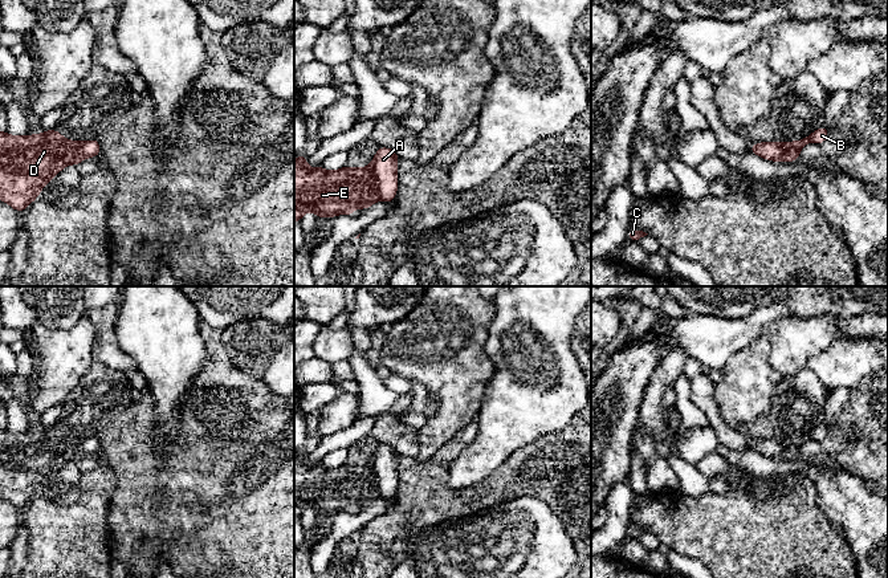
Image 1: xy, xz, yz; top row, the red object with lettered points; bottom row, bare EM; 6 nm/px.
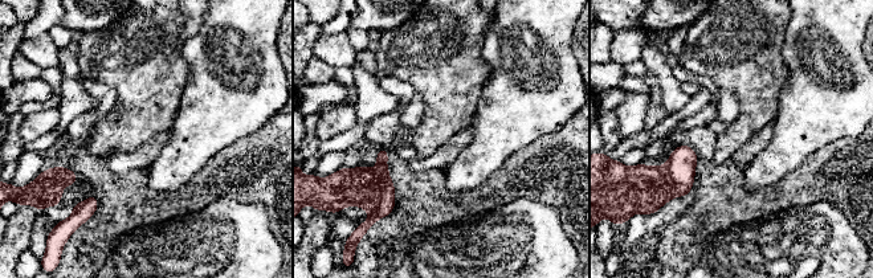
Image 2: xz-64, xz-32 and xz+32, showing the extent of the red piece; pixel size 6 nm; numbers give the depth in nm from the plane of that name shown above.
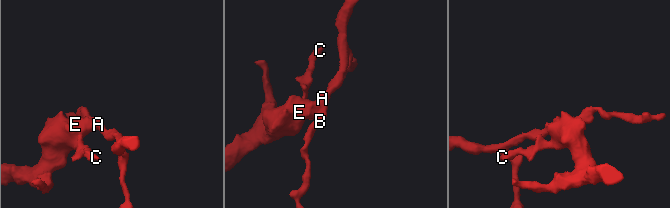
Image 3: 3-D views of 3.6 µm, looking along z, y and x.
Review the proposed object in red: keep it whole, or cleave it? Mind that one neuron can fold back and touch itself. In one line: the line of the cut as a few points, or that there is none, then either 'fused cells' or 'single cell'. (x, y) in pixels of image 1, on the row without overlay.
cut in xz along (369, 463), (382, 495); fused cells

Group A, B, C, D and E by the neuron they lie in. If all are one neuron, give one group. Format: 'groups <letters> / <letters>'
groups A B / C D E

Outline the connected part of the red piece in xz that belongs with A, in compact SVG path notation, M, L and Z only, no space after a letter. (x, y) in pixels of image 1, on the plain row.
M378 444L370 461L376 477L380 494L392 500L398 489L398 451L388 444Z

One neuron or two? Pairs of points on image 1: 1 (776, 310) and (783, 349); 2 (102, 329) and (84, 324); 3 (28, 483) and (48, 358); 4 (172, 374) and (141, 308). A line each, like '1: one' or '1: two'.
1: two
2: two
3: two
4: one

